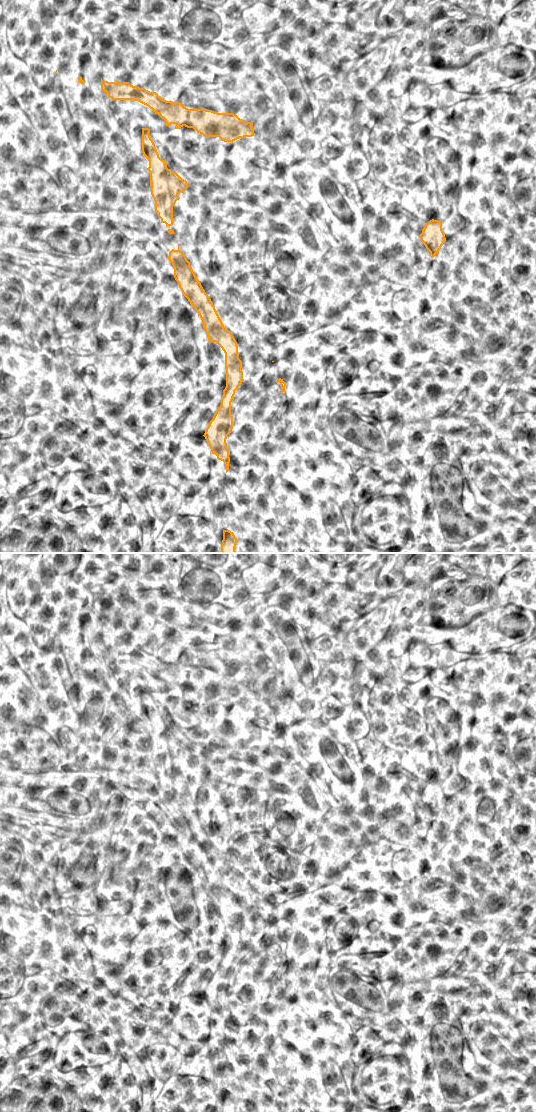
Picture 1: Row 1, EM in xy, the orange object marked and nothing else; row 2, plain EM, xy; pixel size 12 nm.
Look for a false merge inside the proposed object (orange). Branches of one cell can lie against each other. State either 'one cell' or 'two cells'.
two cells

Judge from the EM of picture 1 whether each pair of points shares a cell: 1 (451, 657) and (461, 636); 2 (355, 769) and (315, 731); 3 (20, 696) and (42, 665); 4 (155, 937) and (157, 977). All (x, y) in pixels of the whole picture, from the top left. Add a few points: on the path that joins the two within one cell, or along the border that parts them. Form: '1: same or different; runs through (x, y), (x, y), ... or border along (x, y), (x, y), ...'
1: different; border along (447, 642), (459, 651), (470, 653)
2: same; runs through (350, 788), (332, 774), (319, 752)
3: different; border along (18, 660), (33, 681), (42, 699)
4: same; runs through (166, 945), (170, 947), (171, 955), (161, 966)

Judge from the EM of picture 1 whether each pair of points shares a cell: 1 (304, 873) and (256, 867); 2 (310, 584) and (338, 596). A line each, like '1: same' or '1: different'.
1: same
2: different

